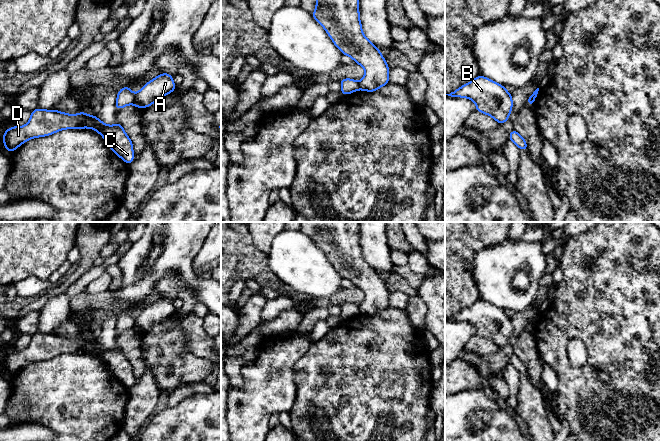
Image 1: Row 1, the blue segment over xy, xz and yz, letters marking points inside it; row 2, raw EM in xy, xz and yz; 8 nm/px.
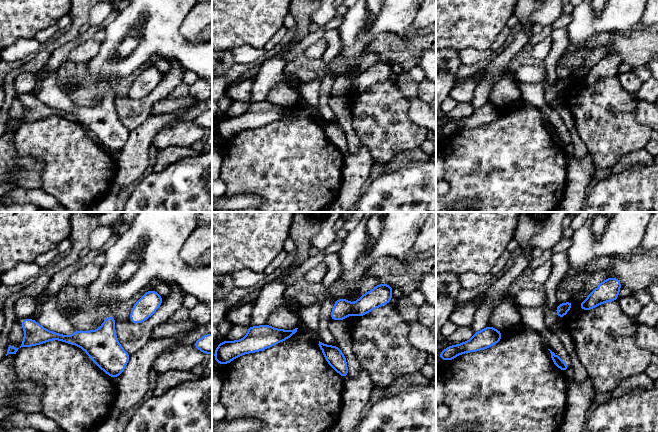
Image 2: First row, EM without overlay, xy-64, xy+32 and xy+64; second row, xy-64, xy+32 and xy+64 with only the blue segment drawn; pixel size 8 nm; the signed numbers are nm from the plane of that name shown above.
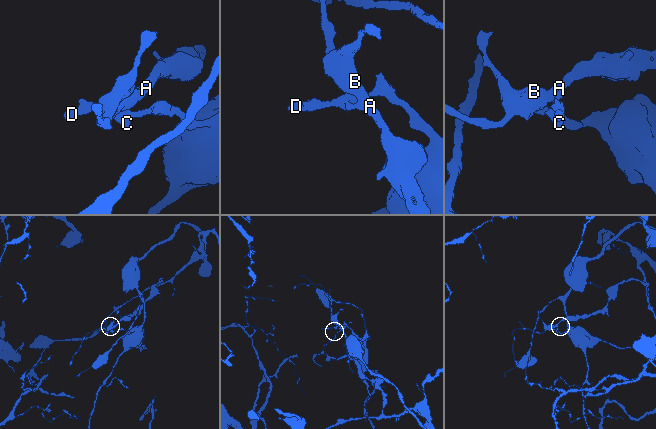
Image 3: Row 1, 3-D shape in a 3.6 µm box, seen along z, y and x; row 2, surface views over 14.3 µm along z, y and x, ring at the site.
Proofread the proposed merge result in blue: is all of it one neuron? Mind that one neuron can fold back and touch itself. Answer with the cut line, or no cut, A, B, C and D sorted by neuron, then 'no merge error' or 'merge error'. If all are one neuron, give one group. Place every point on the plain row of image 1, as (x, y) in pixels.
xy (136, 318), (135, 324), (132, 327) | A B / C D | merge error

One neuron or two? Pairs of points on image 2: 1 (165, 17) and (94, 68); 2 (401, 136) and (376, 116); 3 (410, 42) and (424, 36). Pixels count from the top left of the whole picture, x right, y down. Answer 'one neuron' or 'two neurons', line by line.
1: one neuron
2: one neuron
3: one neuron

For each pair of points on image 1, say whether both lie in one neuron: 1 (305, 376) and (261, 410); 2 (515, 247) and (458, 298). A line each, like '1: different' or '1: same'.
1: different
2: different

